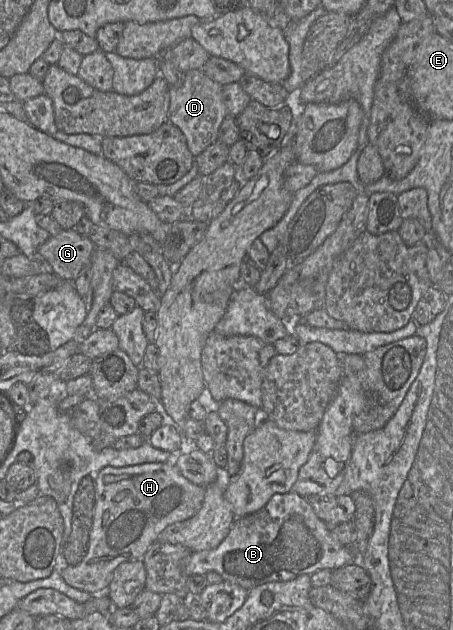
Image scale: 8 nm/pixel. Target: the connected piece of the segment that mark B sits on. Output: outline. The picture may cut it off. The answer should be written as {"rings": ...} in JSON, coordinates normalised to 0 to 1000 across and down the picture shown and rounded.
{"rings":[[[651,781],[605,784],[572,811],[519,822],[494,857],[472,871],[424,876],[408,889],[413,914],[472,906],[492,921],[552,937],[589,924],[629,924],[662,913],[687,913],[706,903],[746,903],[781,894],[786,886],[768,867],[755,865],[733,848],[731,835],[702,822],[680,795]]]}

